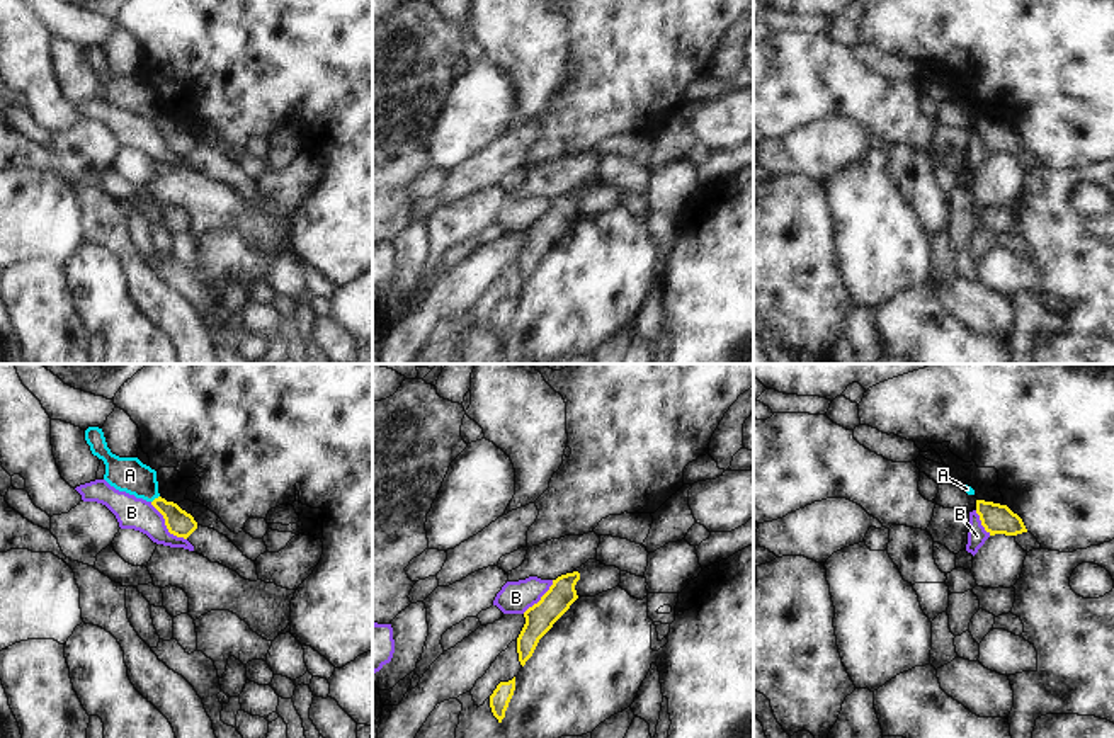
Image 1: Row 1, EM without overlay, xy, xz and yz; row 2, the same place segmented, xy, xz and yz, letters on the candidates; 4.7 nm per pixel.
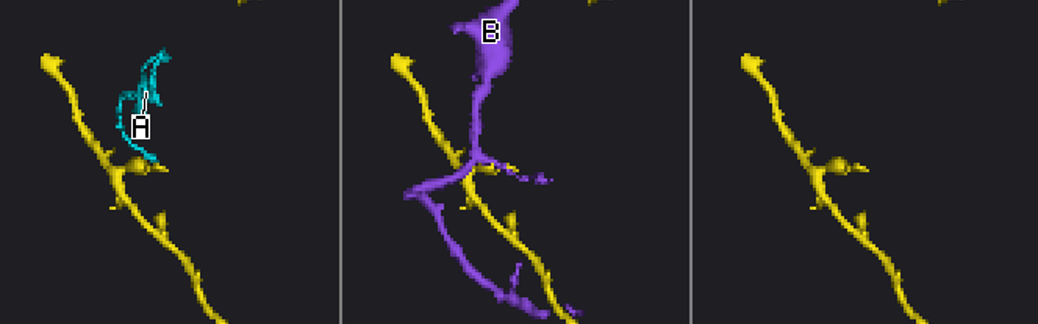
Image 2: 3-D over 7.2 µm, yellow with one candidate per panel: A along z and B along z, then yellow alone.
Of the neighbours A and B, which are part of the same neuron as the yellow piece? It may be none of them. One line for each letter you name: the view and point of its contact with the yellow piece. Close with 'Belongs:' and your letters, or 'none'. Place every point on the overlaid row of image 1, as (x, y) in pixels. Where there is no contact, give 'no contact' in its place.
Belongs: none

